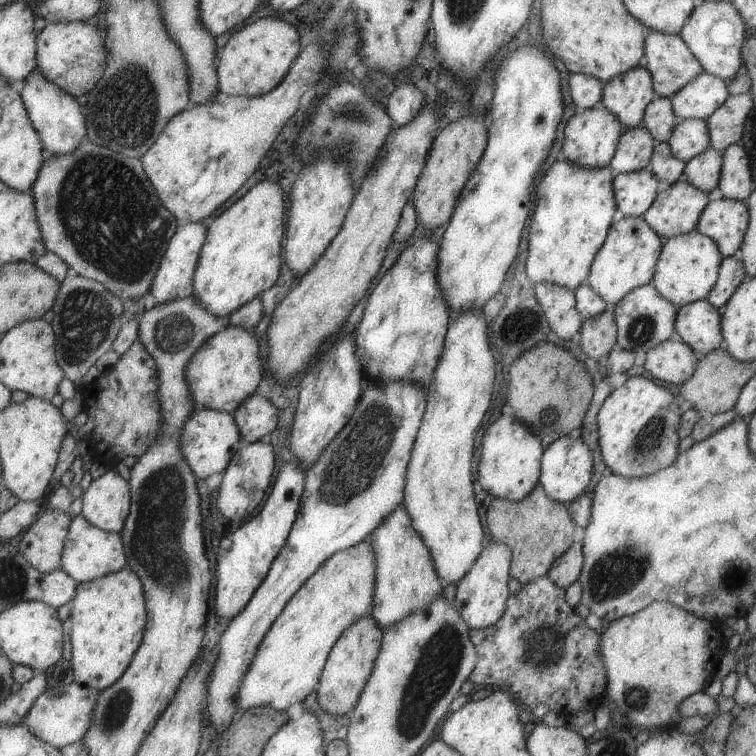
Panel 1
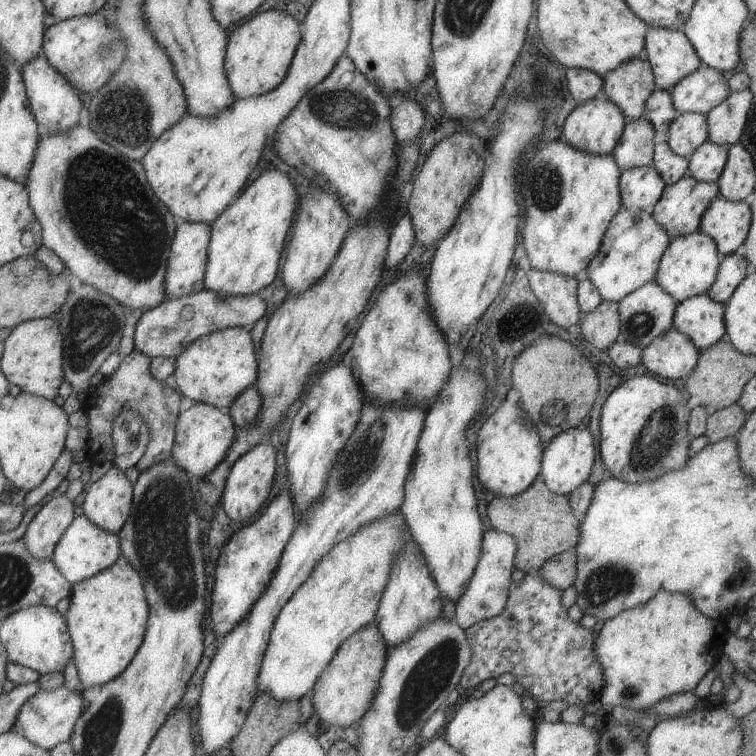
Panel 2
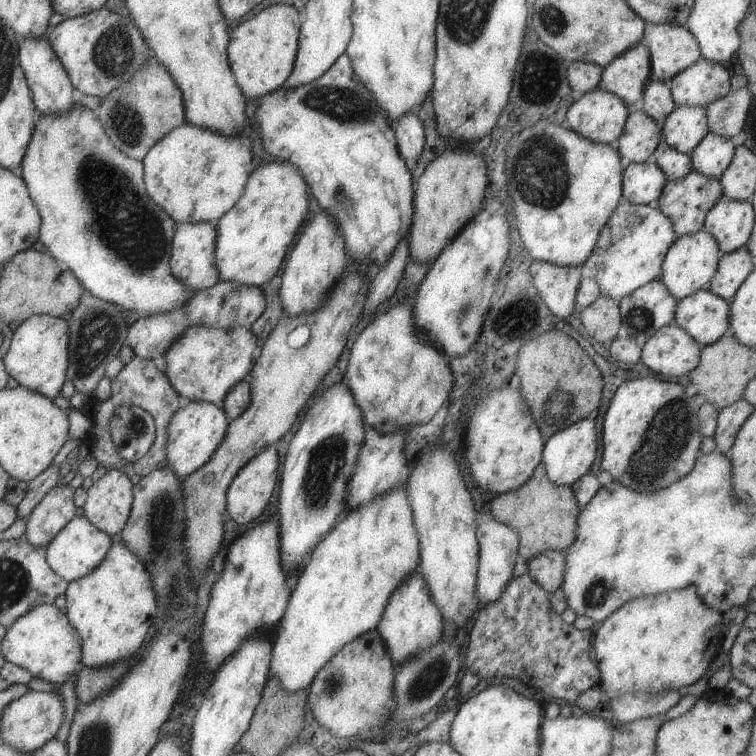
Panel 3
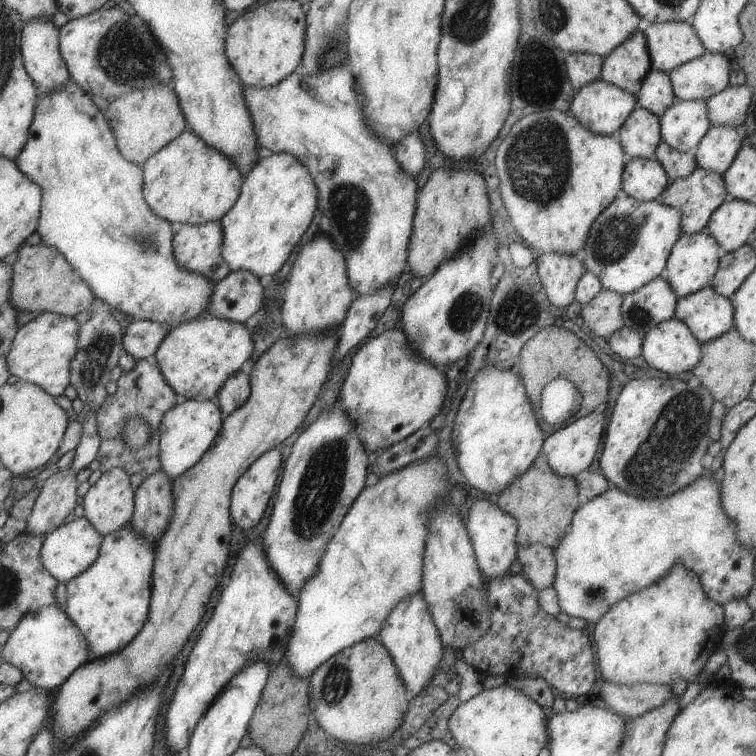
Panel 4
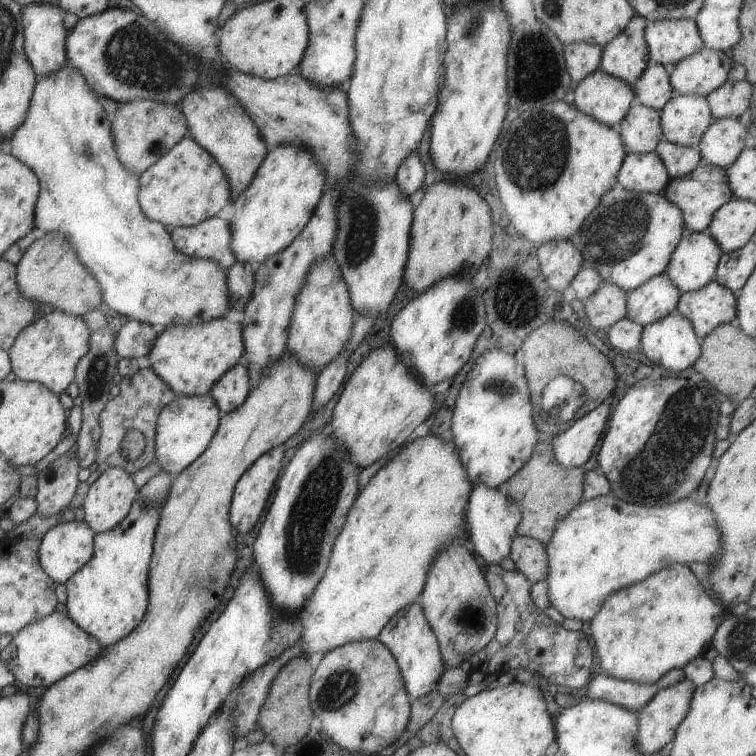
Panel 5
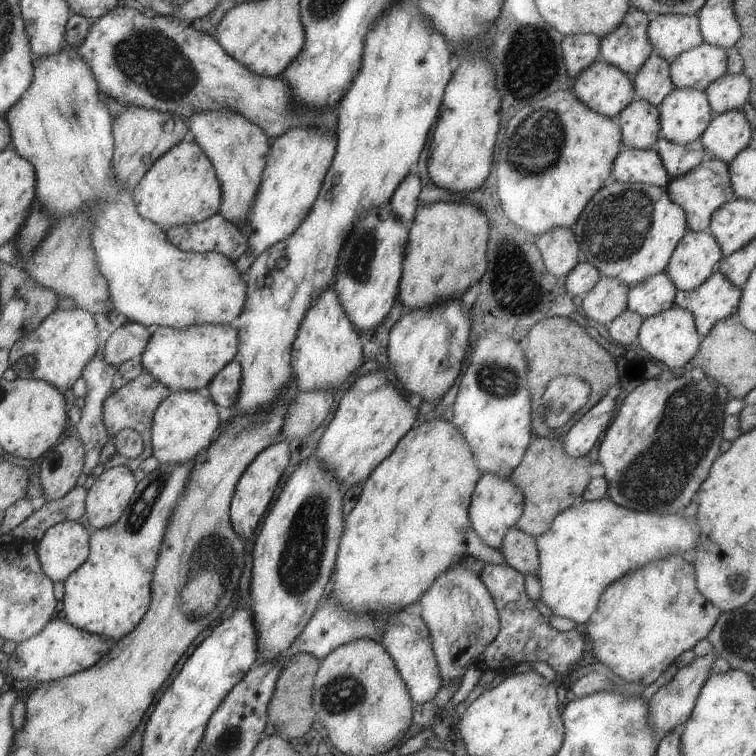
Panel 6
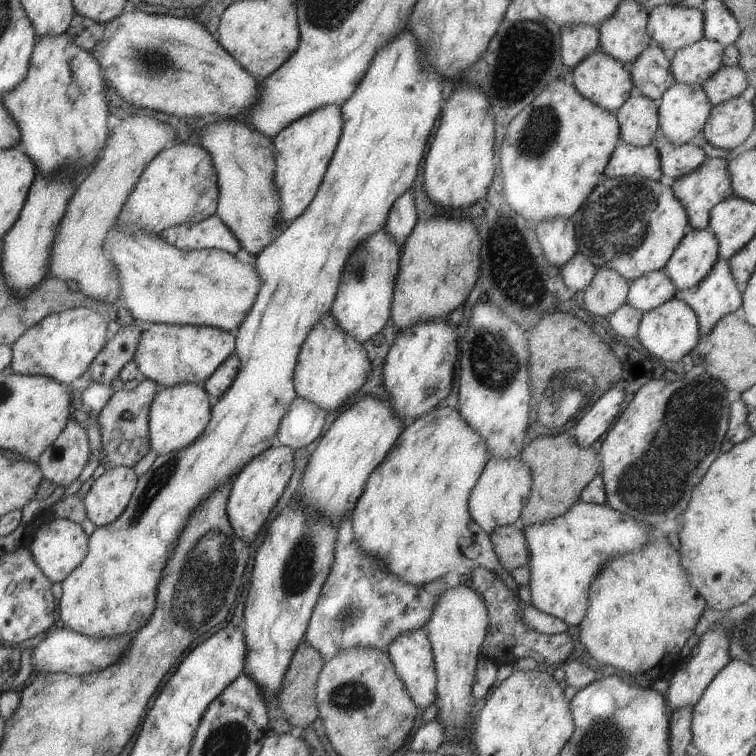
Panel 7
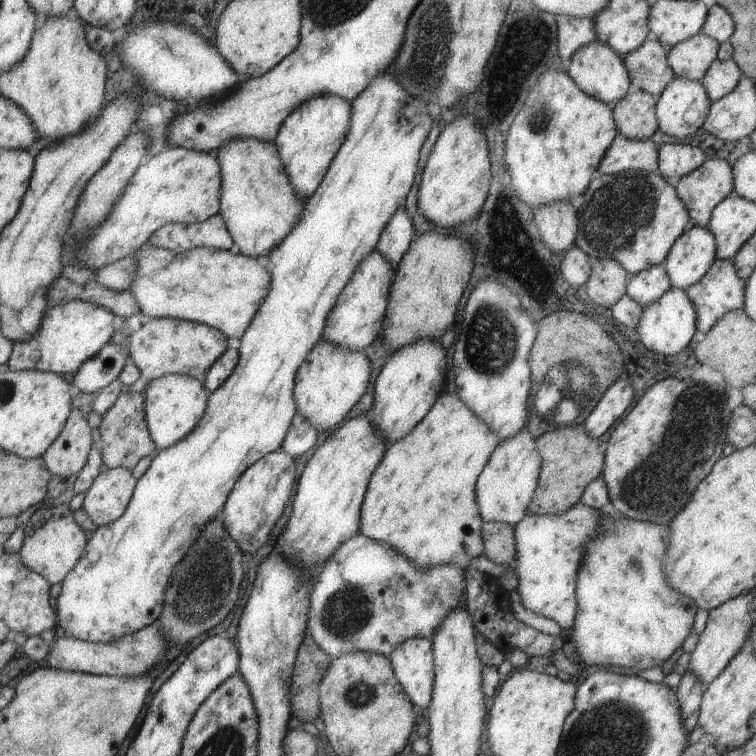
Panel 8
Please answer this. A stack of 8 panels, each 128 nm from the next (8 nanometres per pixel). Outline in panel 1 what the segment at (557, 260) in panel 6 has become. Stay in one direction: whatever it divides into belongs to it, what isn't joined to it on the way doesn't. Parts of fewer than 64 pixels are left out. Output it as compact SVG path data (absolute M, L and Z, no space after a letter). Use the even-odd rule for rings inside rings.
M539 282L531 287L531 291L541 306L543 317L551 331L561 340L571 340L579 332L583 320L575 309L574 292L557 286Z

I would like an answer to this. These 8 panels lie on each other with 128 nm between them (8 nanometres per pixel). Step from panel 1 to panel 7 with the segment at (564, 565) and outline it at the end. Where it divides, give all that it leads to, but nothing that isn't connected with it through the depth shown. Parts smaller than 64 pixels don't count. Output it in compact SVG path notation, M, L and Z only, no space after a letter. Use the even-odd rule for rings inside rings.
M520 525L499 526L488 535L488 539L505 572L528 566L527 544Z

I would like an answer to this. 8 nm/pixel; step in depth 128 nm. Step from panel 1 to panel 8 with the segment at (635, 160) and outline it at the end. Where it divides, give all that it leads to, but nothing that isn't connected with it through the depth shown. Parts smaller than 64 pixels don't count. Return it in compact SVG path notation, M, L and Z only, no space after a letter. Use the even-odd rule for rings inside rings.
M643 91L625 93L611 106L618 133L631 140L649 139L658 129L655 114L657 99L656 95Z

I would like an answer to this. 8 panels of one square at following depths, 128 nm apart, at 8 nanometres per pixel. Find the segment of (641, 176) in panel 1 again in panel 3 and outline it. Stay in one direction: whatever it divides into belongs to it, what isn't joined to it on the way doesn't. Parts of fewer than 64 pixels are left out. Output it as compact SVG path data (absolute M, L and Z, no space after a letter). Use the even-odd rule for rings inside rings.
M648 162L624 164L622 170L622 197L630 204L654 205L667 178L655 165Z

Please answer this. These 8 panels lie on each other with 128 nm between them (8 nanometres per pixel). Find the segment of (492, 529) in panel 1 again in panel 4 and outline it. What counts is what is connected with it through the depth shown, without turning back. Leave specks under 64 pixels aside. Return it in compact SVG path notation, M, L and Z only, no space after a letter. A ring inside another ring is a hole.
M540 452L525 472L498 492L496 505L516 520L518 527L514 539L517 546L539 543L554 549L569 530L572 514L580 502L574 477L556 475Z

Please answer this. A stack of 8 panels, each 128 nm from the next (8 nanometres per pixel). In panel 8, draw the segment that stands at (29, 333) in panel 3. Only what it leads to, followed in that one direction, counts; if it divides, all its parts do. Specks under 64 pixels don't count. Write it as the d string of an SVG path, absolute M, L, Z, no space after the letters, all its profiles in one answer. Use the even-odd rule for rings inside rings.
M68 300L44 310L37 332L28 341L14 342L6 365L14 371L51 371L69 378L85 360L110 342L117 316L89 301Z

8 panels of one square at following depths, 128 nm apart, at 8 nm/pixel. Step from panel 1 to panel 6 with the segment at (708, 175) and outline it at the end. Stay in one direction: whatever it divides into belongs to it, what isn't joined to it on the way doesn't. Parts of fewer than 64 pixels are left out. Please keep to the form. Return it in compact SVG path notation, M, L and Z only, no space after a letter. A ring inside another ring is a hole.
M742 109L728 110L714 115L699 136L700 143L713 153L713 158L729 162L748 146L751 131Z

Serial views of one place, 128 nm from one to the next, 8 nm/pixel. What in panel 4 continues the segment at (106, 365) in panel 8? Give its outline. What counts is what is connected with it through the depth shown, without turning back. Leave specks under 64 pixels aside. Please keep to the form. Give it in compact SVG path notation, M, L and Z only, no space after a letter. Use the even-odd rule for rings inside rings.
M134 319L122 333L123 351L135 360L152 359L159 343L165 338L167 330L165 325Z

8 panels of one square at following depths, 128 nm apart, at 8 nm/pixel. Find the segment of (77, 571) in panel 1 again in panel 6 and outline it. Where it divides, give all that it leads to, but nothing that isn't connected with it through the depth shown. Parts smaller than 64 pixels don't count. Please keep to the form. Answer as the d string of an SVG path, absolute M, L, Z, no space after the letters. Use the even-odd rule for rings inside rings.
M63 521L50 526L35 543L43 574L52 583L62 583L87 560L89 535L76 521Z

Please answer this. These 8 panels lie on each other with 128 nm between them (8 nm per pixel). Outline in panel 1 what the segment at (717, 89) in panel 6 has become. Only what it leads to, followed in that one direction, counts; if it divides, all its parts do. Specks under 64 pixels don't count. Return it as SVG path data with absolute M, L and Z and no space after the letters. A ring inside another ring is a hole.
M749 93L728 95L725 102L706 119L711 148L721 153L727 146L739 142L743 126L748 122L751 102Z

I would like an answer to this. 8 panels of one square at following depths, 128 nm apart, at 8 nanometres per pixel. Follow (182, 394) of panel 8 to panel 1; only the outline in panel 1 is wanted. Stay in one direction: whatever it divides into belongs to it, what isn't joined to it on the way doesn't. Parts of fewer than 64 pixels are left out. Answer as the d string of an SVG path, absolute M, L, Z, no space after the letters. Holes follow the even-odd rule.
M196 408L189 416L189 420L183 422L179 434L179 450L185 462L189 464L194 478L205 479L213 473L223 473L239 448L239 440L241 436L232 414L215 409Z

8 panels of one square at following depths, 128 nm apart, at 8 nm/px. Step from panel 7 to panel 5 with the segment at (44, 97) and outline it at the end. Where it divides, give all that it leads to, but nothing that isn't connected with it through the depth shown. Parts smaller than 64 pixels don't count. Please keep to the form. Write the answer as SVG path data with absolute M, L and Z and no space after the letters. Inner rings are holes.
M65 62L64 66L52 72L49 75L43 75L36 79L36 83L27 107L26 117L23 122L15 128L10 136L9 144L11 146L10 153L20 160L26 167L29 167L35 176L39 178L41 186L41 196L35 201L34 226L41 228L43 232L55 231L60 232L72 249L76 252L79 262L83 264L87 271L91 272L97 283L99 283L102 294L102 302L105 302L111 310L123 314L127 319L133 321L149 323L151 326L161 324L167 328L174 325L196 325L203 321L218 319L229 310L228 288L226 285L226 270L220 267L211 259L193 259L176 250L170 234L165 230L165 226L157 221L149 220L142 212L137 202L138 197L138 176L131 174L117 160L115 154L114 140L110 118L105 113L97 101L92 88L88 82L80 75L80 72L73 68L72 64Z

